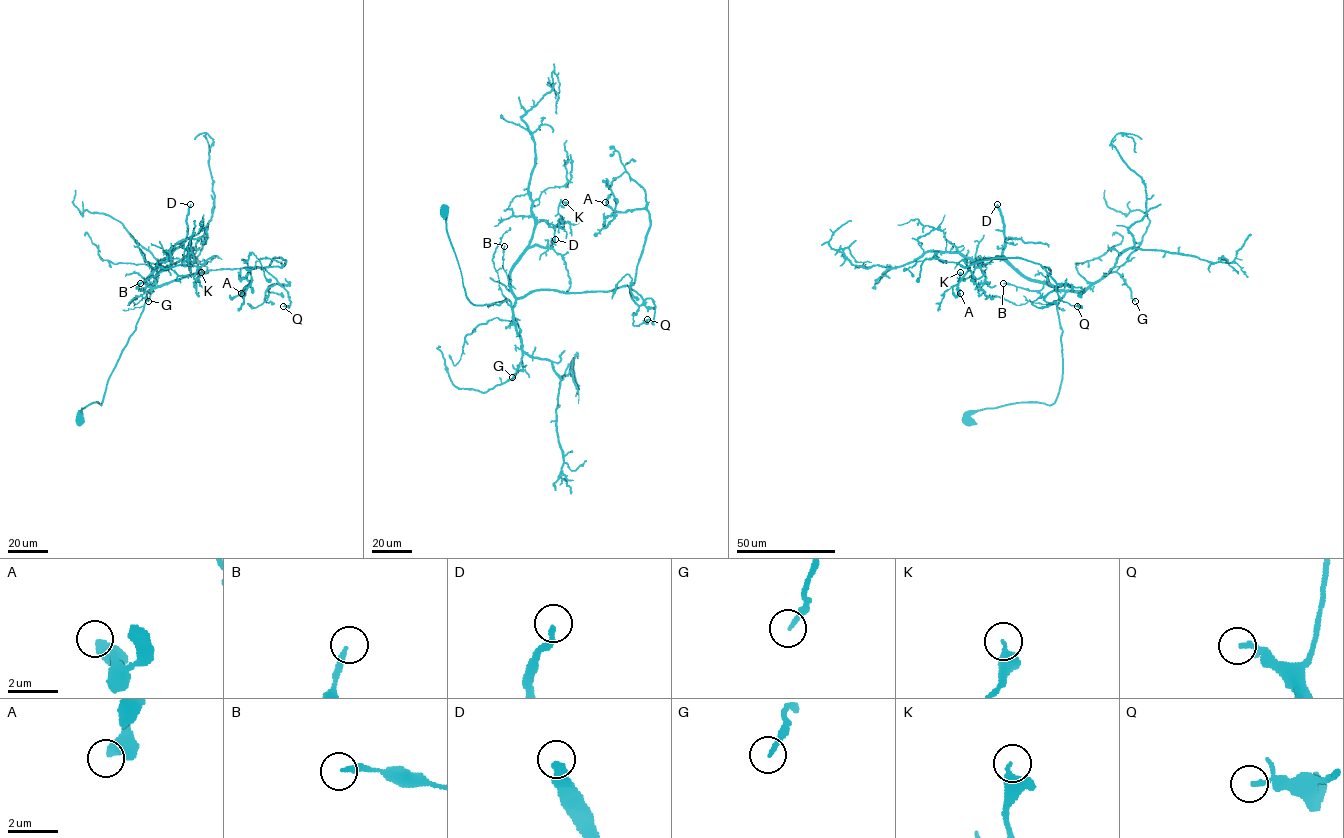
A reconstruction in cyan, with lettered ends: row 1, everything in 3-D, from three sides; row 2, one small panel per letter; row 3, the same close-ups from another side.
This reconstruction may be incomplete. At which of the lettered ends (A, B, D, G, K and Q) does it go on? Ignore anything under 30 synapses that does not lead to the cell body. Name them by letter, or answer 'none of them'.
D

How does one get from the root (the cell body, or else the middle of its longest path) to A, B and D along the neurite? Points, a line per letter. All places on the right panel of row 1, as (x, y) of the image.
A: (967, 420), (1054, 402), (1065, 292), (1048, 267), (993, 258), (966, 267), (951, 287), (960, 293)
B: (967, 420), (1012, 403), (1052, 404), (1059, 392), (1057, 305), (1065, 292), (1003, 283)
D: (967, 420), (1012, 403), (1052, 404), (1062, 379), (1057, 305), (1065, 292), (1027, 279), (1004, 259), (997, 204)

